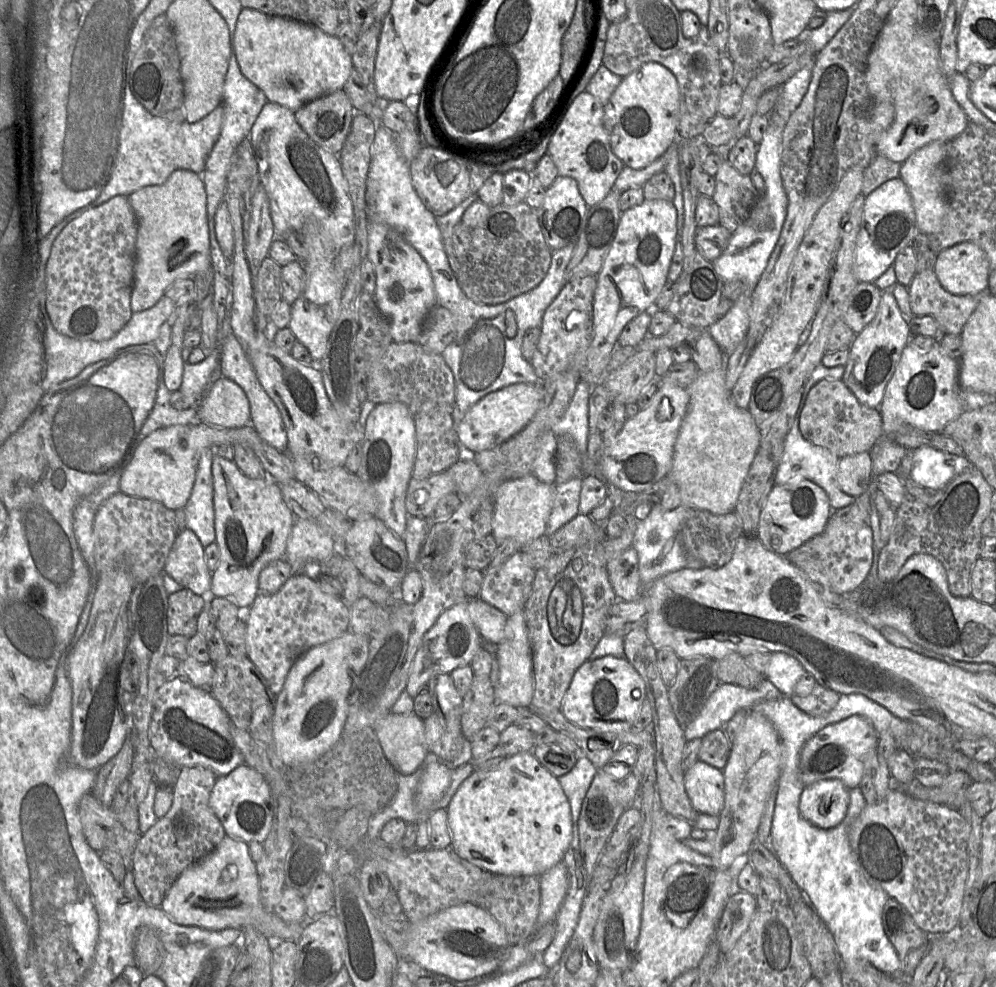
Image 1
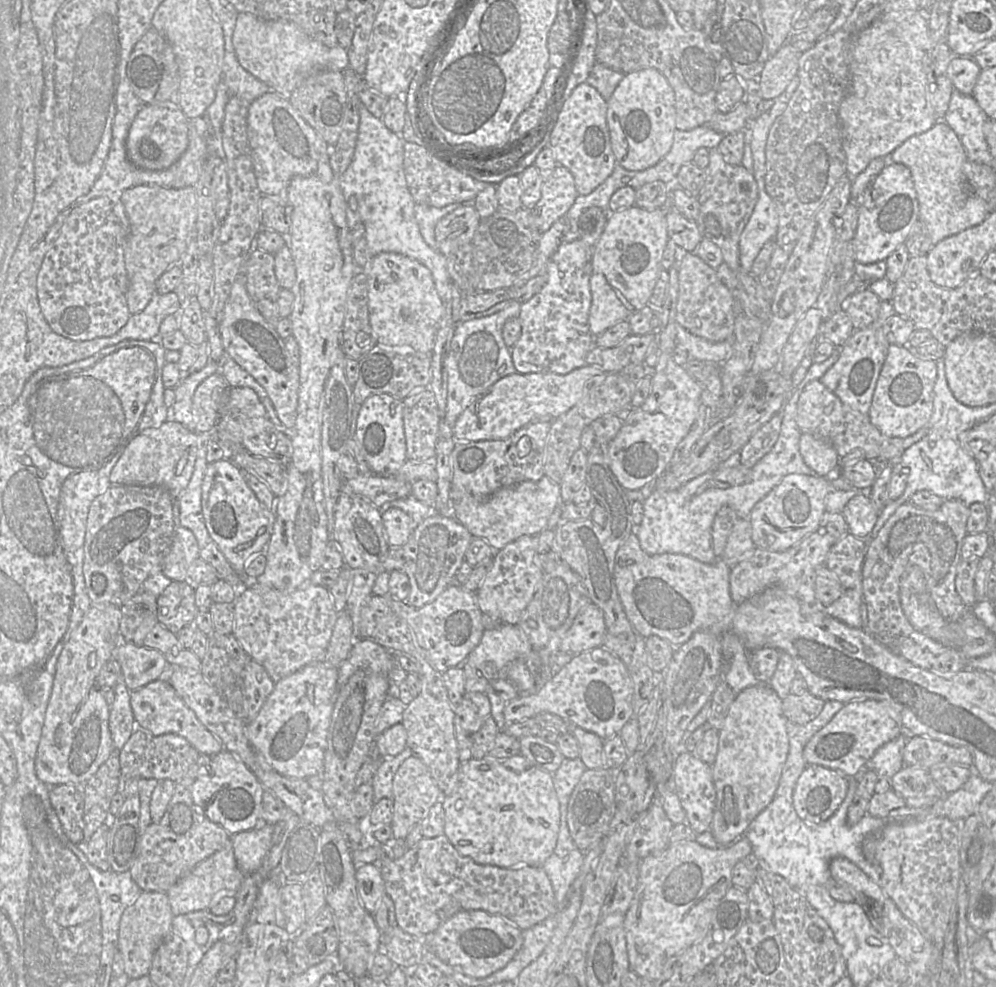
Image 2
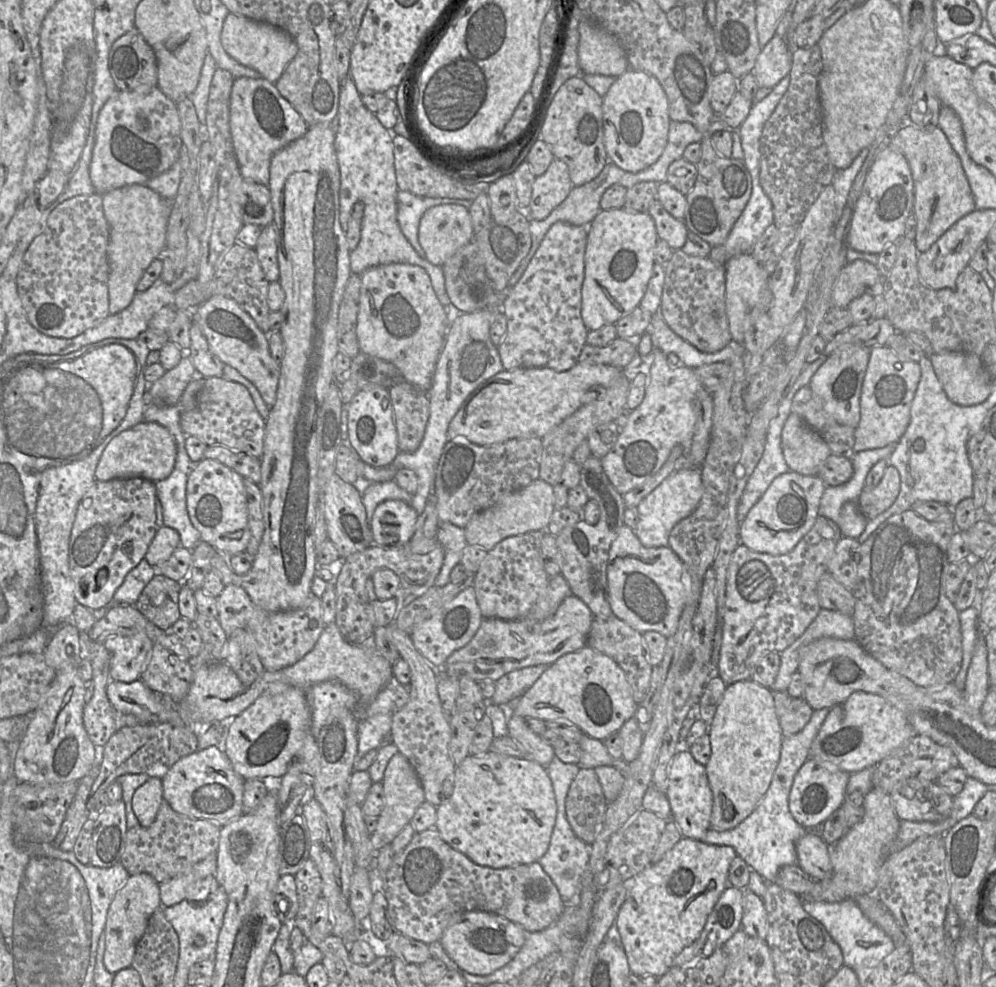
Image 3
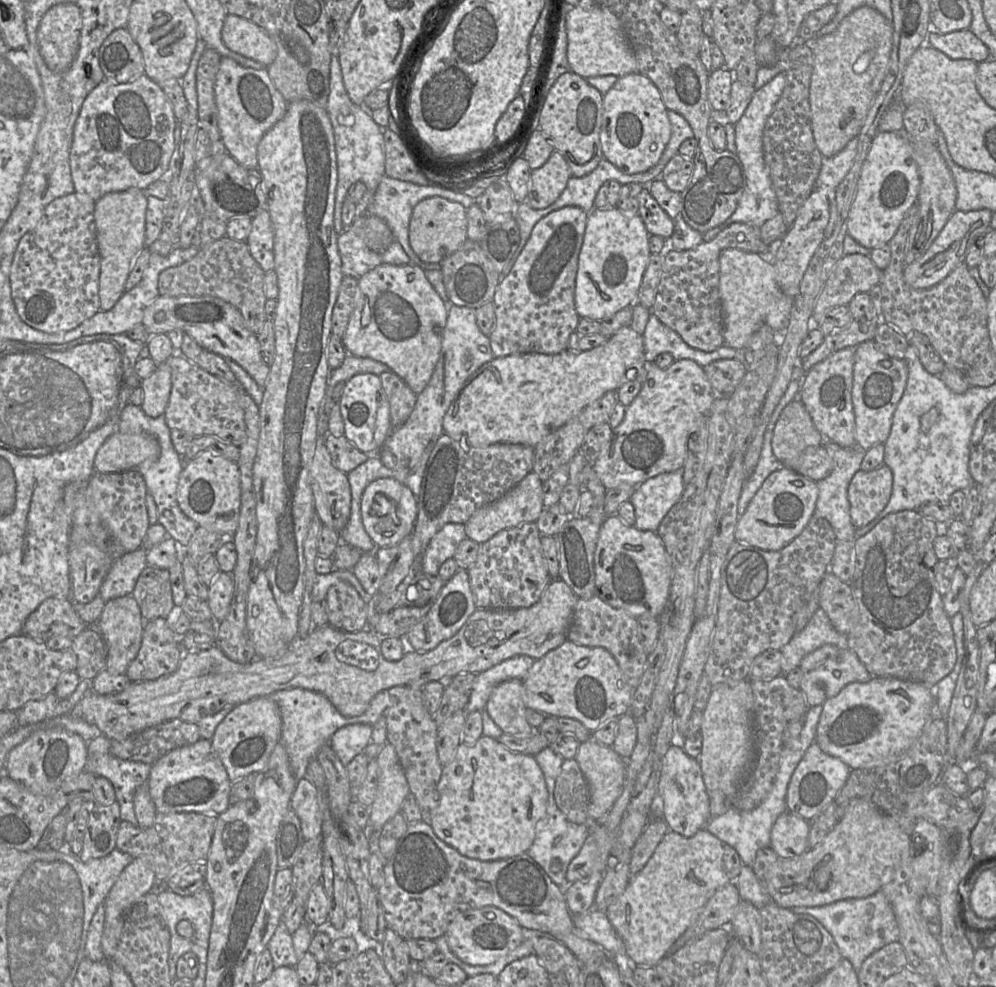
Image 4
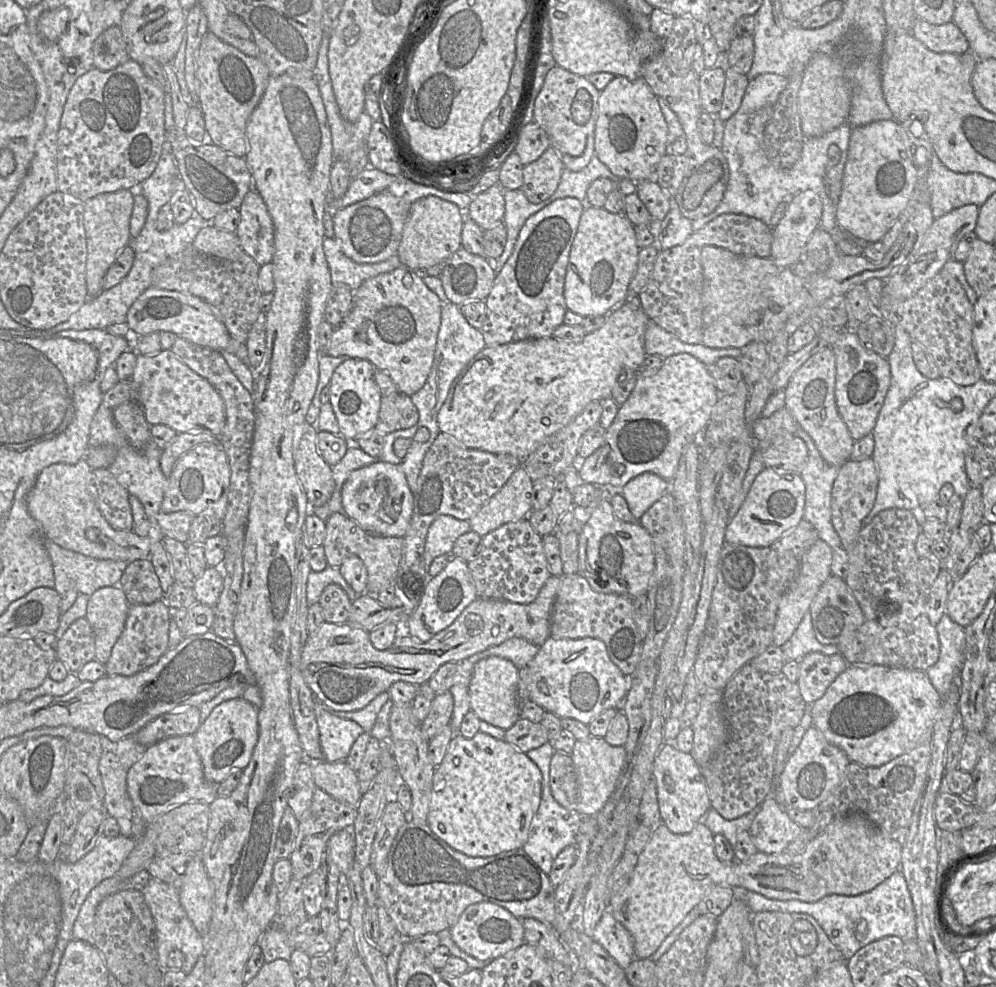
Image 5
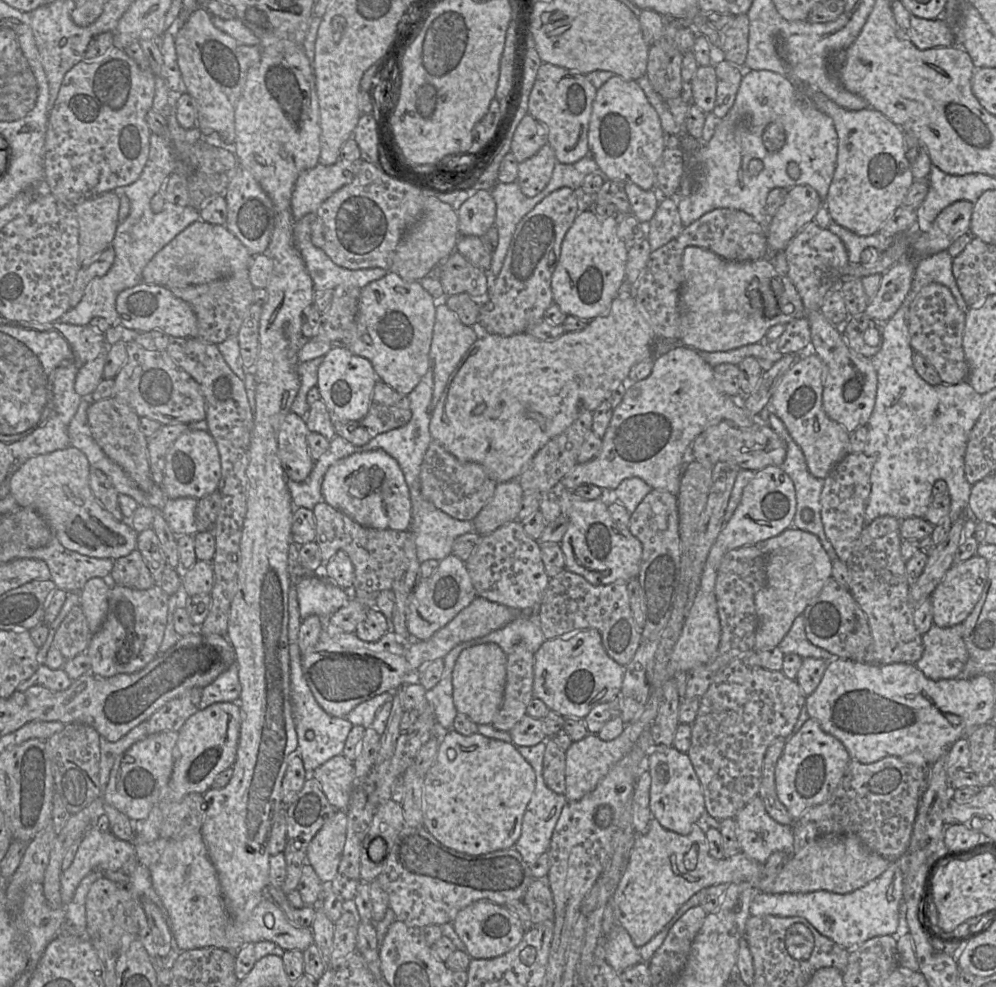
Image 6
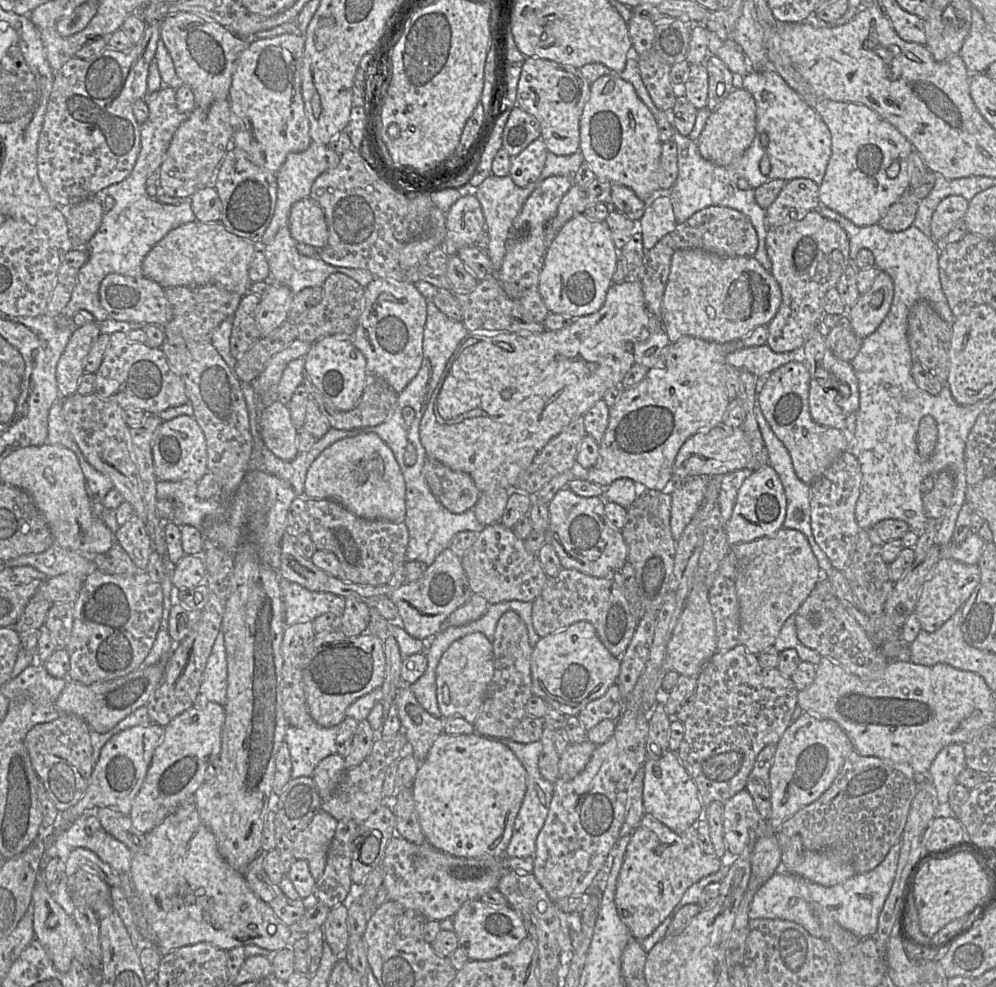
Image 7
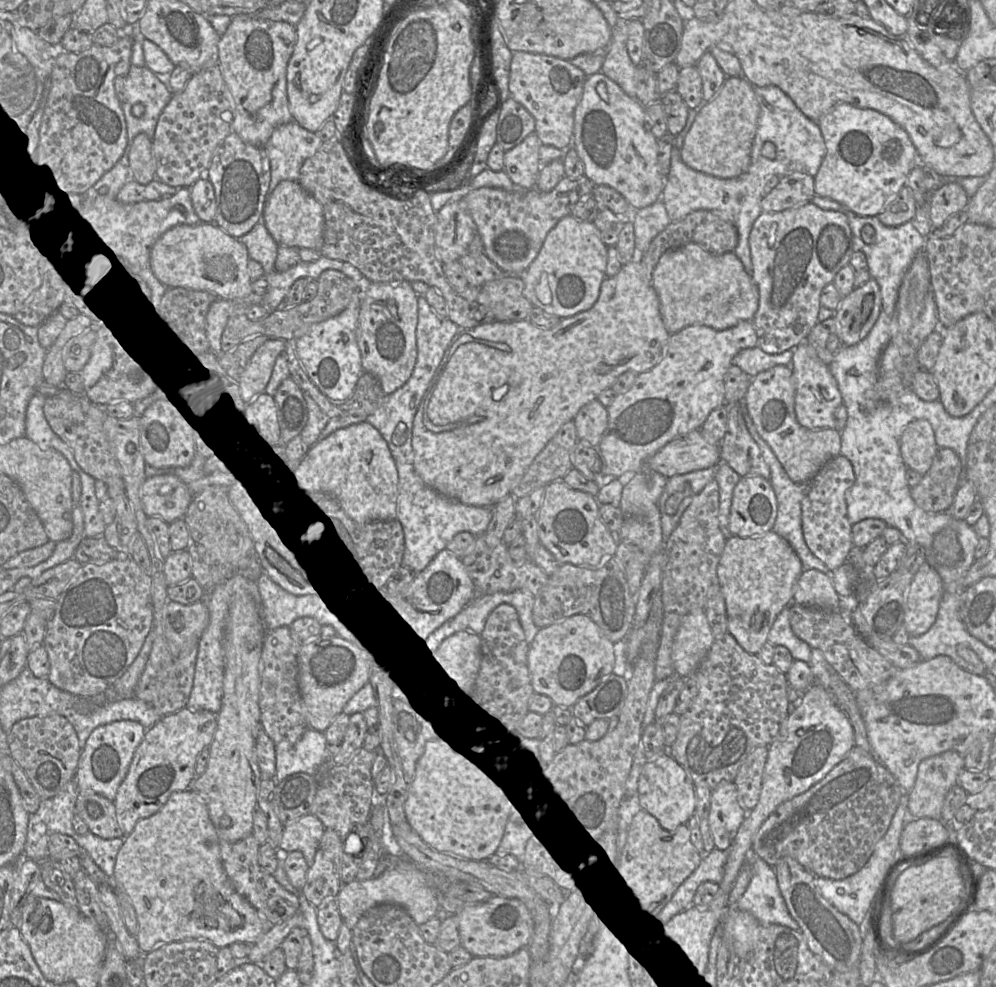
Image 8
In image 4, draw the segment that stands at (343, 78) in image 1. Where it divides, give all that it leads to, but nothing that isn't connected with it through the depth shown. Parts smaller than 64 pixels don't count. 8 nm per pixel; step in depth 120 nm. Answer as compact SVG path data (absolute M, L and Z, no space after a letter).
M227 14L221 33L224 45L231 51L268 67L277 56L277 47L268 33L255 23Z

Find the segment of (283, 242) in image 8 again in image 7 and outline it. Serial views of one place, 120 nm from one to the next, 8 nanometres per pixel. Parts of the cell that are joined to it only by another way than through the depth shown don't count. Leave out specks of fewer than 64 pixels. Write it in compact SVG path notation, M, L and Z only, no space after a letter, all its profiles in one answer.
M310 197L293 204L287 227L297 243L322 249L328 240L328 227L321 206Z

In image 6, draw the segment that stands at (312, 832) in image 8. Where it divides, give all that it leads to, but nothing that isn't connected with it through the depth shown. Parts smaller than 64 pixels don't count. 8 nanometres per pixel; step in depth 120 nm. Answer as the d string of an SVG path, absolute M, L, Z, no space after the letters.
M337 810L311 840L307 848L307 863L313 867L322 883L331 883L337 874L346 842L347 814Z

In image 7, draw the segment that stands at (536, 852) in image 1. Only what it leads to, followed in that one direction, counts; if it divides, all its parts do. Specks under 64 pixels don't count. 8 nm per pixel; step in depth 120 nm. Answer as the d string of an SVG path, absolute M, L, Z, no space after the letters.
M441 733L413 782L417 816L426 841L460 858L503 856L526 786L526 770L509 747L478 733Z

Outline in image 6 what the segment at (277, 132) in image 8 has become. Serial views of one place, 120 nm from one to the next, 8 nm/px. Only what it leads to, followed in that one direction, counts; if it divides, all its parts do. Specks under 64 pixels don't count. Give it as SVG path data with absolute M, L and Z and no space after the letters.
M339 159L333 165L318 164L304 171L296 180L291 211L295 221L308 213L316 213L320 205L343 186L351 183L360 169L360 162Z

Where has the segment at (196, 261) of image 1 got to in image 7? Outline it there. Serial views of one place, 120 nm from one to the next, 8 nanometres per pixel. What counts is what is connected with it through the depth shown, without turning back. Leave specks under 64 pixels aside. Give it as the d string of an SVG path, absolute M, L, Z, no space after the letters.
M97 199L61 207L67 220L73 249L85 249L86 245L99 229L104 209Z

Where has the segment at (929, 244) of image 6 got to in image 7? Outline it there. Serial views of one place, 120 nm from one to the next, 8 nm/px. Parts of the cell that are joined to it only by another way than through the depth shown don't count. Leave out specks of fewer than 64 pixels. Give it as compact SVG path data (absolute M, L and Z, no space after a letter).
M958 195L944 198L932 214L930 231L931 238L941 240L950 232L955 223L963 219L969 206L969 201Z

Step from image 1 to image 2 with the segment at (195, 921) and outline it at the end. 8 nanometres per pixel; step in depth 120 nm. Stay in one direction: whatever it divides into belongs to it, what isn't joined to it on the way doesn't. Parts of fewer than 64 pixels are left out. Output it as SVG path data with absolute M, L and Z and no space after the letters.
M228 844L197 864L169 888L166 894L173 916L209 910L211 899L215 895L235 897L244 877L245 874L237 865L232 846Z

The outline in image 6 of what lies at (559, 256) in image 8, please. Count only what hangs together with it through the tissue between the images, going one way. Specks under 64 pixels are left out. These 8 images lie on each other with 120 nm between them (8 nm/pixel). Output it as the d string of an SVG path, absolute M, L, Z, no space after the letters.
M582 209L574 219L561 244L561 253L551 278L553 303L566 315L593 319L606 313L625 279L628 248L617 236L617 219L601 218L591 209Z

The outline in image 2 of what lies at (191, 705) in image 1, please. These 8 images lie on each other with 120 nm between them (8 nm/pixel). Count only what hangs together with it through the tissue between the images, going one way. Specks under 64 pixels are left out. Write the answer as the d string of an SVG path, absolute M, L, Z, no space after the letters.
M159 678L131 691L130 704L137 727L152 735L177 734L187 739L201 754L210 757L224 749L221 741L199 721L194 711L185 704L164 678Z

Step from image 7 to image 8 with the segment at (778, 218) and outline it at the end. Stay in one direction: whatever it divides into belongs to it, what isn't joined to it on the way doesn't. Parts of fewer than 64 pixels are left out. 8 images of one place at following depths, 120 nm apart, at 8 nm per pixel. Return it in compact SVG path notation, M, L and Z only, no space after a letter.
M793 172L780 178L779 183L763 197L761 207L764 212L780 212L809 202L814 196L814 177Z

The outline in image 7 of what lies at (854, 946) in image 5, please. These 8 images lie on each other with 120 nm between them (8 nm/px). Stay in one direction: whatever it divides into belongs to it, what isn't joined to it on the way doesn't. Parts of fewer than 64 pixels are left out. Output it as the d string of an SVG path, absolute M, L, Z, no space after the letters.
M901 840L890 848L884 860L876 868L864 874L856 874L845 882L831 887L778 870L754 895L749 918L795 922L814 937L823 937L823 922L835 922L861 939L873 937L877 931L879 914L895 879L900 848Z

